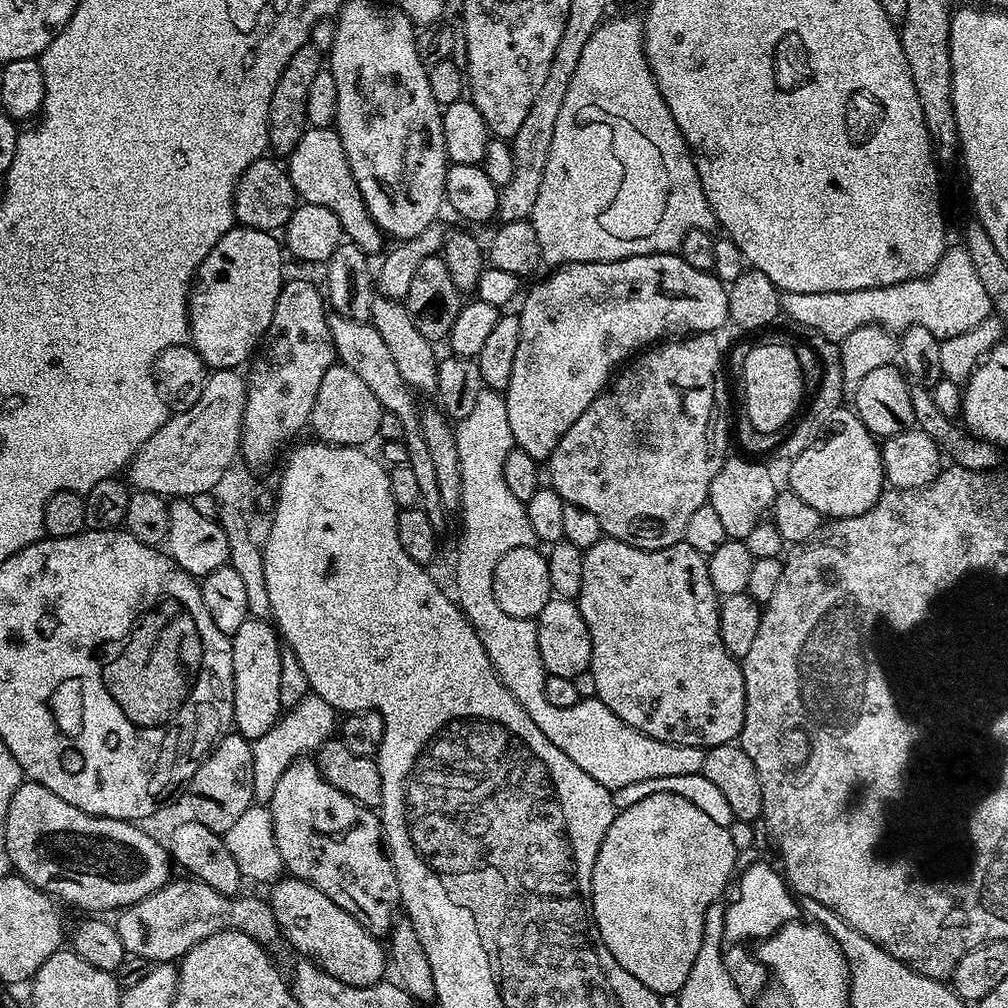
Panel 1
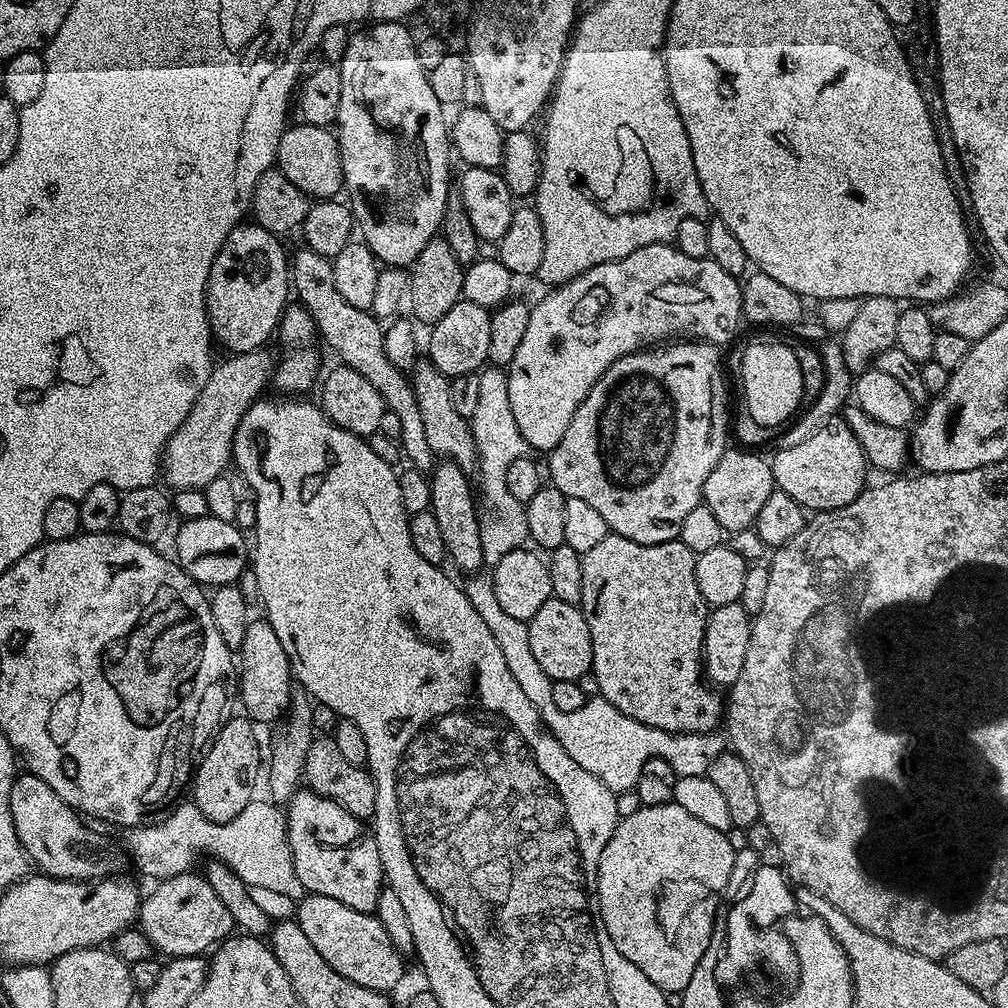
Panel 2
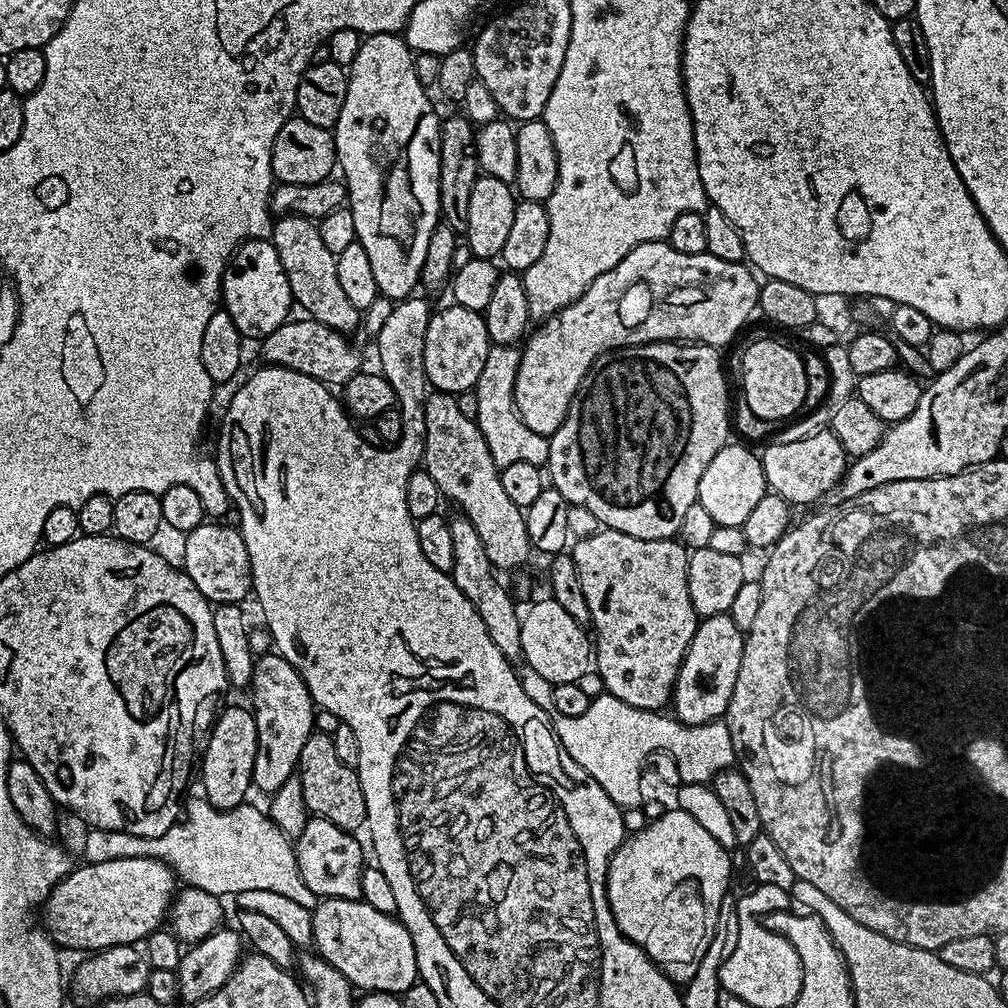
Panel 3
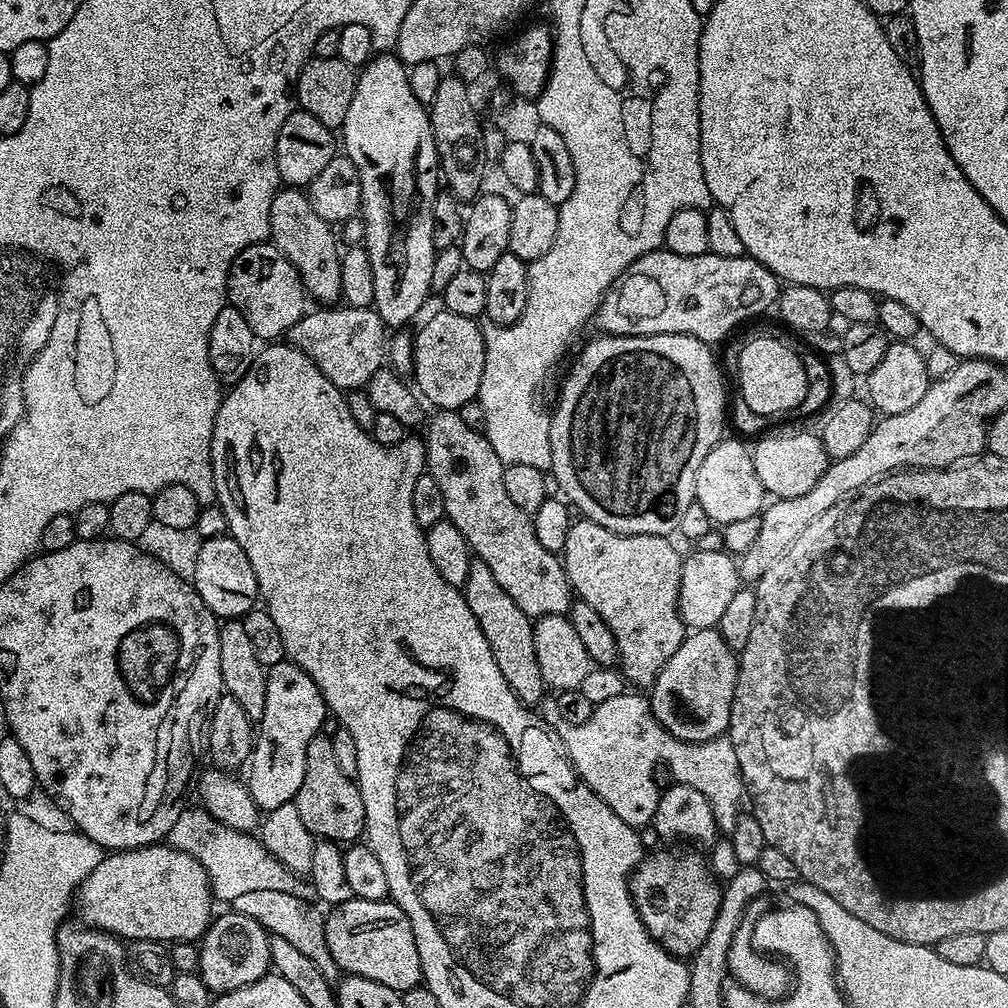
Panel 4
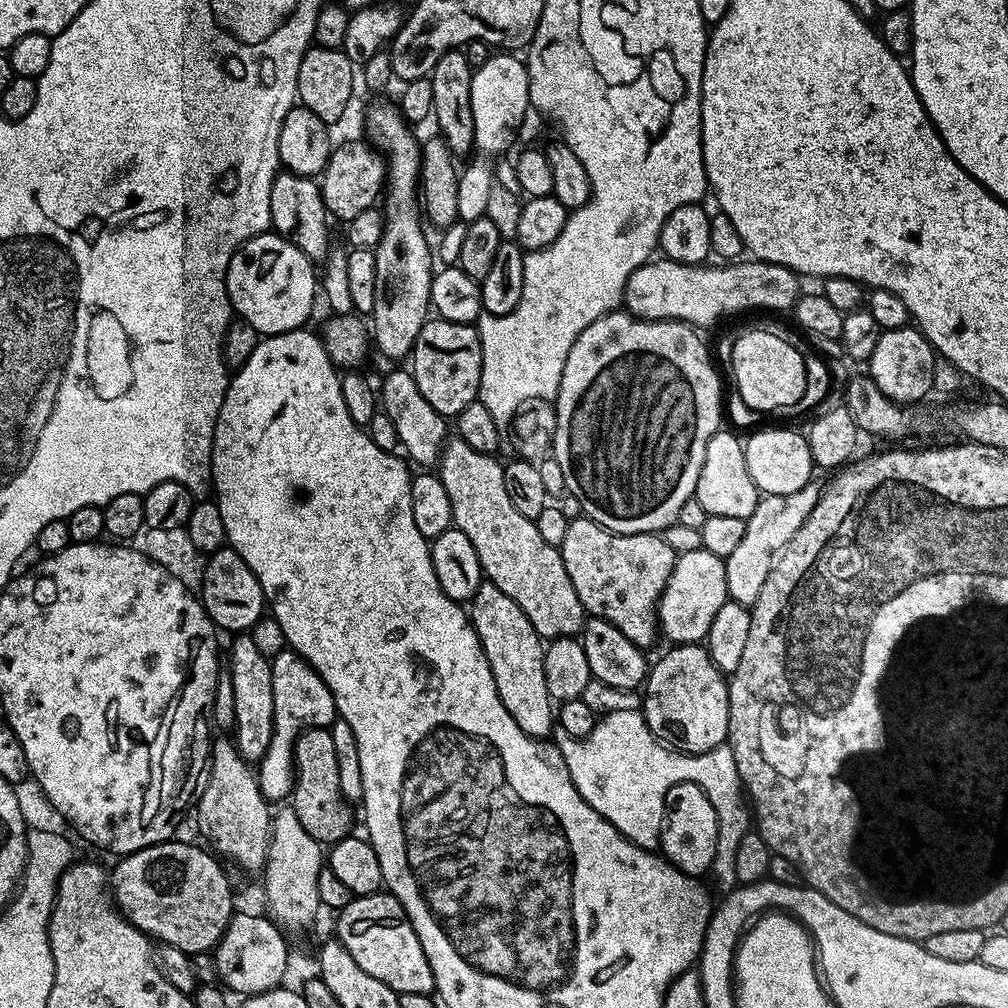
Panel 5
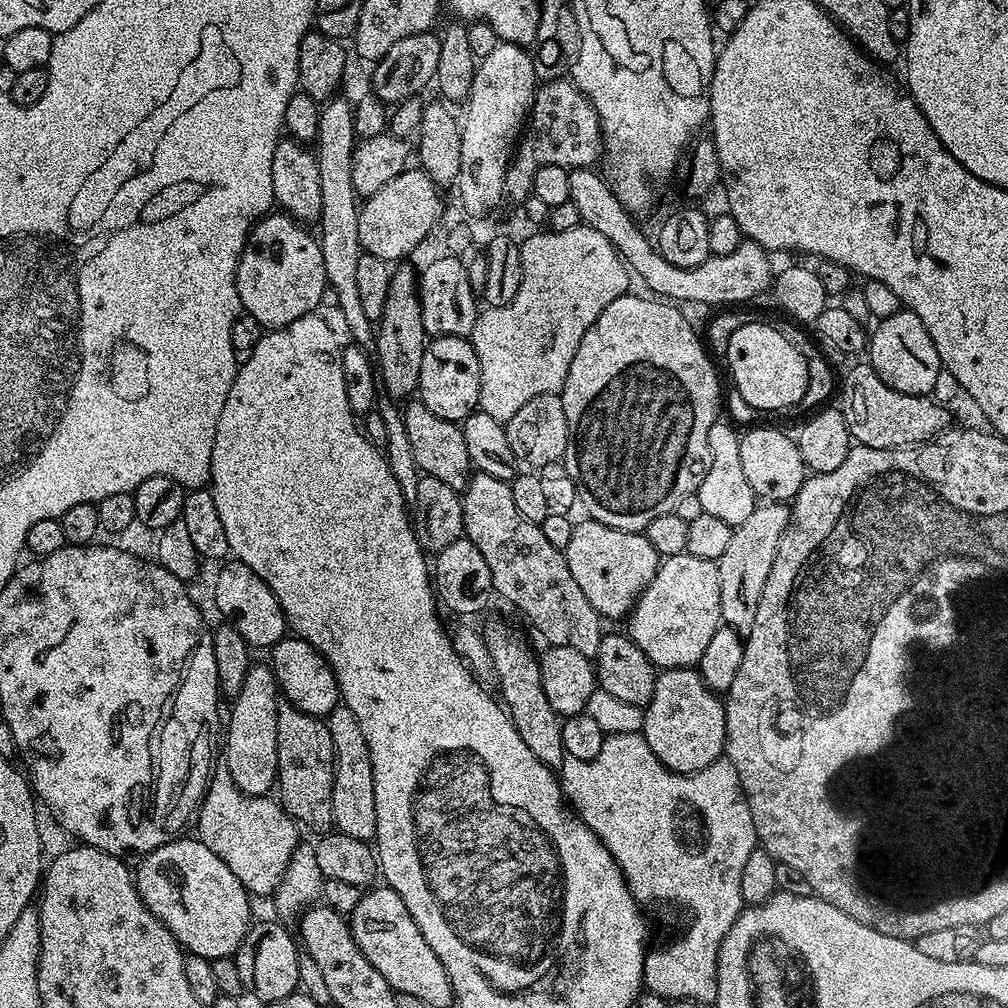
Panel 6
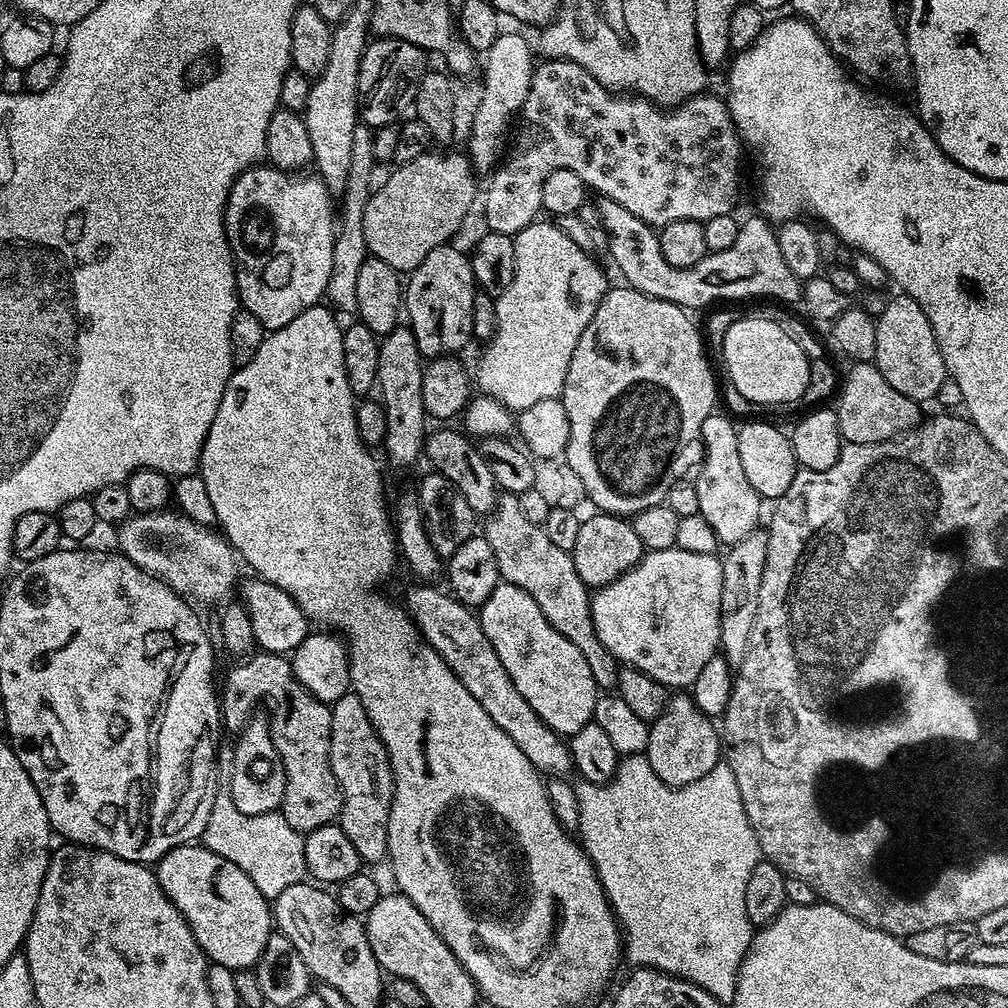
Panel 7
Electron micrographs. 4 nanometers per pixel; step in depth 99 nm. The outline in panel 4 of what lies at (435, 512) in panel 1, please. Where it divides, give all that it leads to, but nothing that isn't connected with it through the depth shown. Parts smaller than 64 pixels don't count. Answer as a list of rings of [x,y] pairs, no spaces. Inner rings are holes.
[[[284,186],[279,189],[274,198],[274,202],[270,202],[270,237],[271,243],[283,254],[287,260],[292,263],[294,270],[298,270],[300,280],[304,284],[304,291],[309,297],[312,296],[324,306],[332,306],[341,299],[340,291],[342,290],[342,266],[340,265],[341,245],[338,243],[338,236],[334,233],[333,225],[327,224],[317,212],[314,206],[310,206],[307,191],[301,190],[296,186]]]

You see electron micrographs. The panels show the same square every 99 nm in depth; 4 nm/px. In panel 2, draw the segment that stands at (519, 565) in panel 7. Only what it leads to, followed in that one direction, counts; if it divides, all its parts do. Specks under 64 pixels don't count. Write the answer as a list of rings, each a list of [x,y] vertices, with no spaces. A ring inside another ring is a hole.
[[[427,358],[415,361],[410,379],[414,398],[418,398],[422,427],[426,429],[426,442],[430,446],[433,457],[449,460],[451,464],[457,464],[467,474],[475,473],[478,468],[478,457],[472,437],[472,425],[469,417],[458,414],[458,410],[454,410],[454,402],[450,402],[452,380],[442,375]]]

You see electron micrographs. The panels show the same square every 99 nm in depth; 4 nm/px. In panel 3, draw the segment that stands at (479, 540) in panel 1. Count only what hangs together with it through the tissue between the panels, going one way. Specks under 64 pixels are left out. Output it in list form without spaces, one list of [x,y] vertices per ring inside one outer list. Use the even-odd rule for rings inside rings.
[[[516,346],[489,347],[486,366],[482,366],[482,374],[478,374],[474,389],[478,394],[476,425],[482,430],[482,438],[486,438],[486,446],[490,446],[490,454],[499,469],[510,466],[510,462],[534,462],[541,466],[548,463],[549,437],[534,434],[516,412],[514,382],[520,366],[520,353],[521,349]],[[524,666],[519,669],[522,690],[533,702],[538,702],[542,710],[548,712],[552,731],[560,740],[561,748],[570,754],[602,790],[613,799],[620,809],[641,807],[639,796],[639,772],[643,760],[651,752],[667,752],[678,766],[681,785],[700,783],[711,785],[718,773],[737,763],[738,754],[734,750],[732,735],[723,719],[711,720],[705,724],[684,724],[681,720],[663,711],[641,710],[607,694],[593,699],[591,706],[578,718],[566,718],[554,710],[552,684],[538,674],[538,670]]]

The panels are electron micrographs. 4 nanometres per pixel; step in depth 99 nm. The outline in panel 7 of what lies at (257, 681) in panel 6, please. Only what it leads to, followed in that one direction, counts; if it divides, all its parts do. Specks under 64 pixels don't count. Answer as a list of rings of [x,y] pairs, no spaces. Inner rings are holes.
[[[261,714],[261,716],[253,715],[248,723],[240,729],[235,740],[236,745],[232,748],[232,777],[227,777],[226,780],[235,806],[238,806],[238,810],[244,815],[270,814],[277,811],[283,805],[284,795],[286,794],[286,774],[282,766],[282,758],[274,746],[269,717],[264,714]]]

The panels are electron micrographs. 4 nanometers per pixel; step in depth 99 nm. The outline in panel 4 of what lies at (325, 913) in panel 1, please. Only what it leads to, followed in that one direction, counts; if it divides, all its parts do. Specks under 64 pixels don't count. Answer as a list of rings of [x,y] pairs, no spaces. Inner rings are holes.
[[[351,899],[345,904],[337,904],[324,916],[326,944],[333,960],[341,973],[350,976],[370,978],[370,982],[382,982],[382,986],[390,986],[395,992],[405,992],[421,983],[420,959],[418,946],[414,942],[414,930],[410,926],[410,918],[400,907],[387,900]]]

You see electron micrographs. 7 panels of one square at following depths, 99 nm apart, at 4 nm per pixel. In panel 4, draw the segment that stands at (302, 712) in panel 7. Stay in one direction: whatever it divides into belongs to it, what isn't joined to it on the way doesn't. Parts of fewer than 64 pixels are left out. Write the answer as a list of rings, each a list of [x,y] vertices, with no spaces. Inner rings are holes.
[[[331,735],[310,738],[310,746],[306,746],[306,774],[302,777],[302,786],[294,803],[306,830],[310,830],[313,837],[326,842],[356,842],[365,835],[366,810],[360,785],[353,777],[342,774],[334,755]]]

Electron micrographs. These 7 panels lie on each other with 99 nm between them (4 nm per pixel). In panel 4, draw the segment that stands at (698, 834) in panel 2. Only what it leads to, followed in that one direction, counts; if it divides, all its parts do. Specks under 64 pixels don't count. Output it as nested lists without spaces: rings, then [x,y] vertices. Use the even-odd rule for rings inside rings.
[[[656,852],[645,855],[628,881],[628,890],[632,893],[632,905],[638,910],[646,930],[672,956],[691,958],[706,942],[714,918],[718,918],[720,909],[721,881],[713,875],[709,861],[696,852]]]

